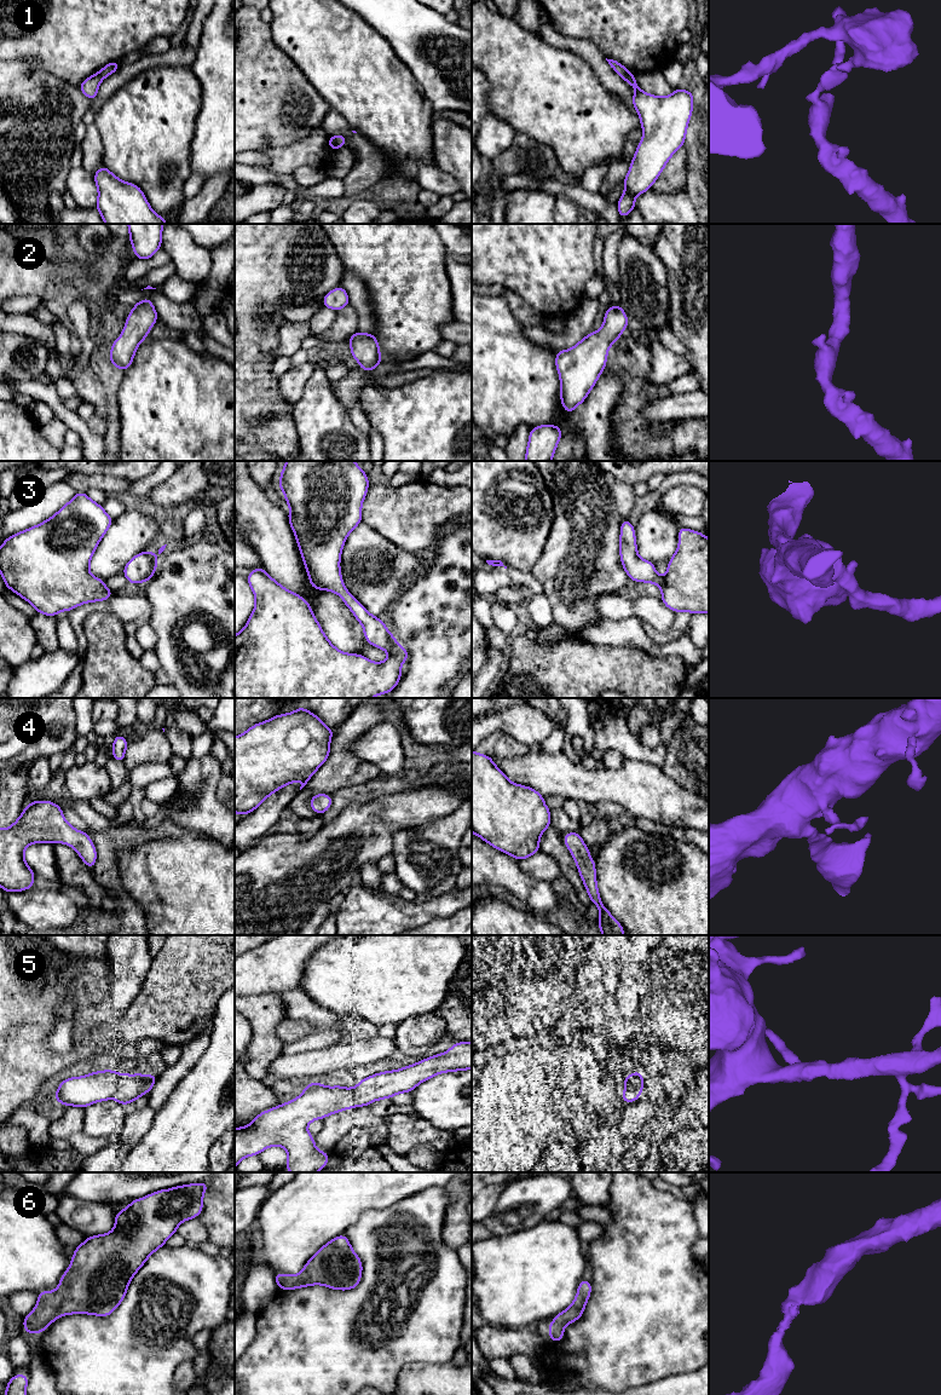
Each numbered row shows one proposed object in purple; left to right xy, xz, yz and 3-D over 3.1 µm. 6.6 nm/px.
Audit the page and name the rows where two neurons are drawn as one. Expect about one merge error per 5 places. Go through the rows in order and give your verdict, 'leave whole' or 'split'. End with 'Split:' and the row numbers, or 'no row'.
1: split
2: leave whole
3: leave whole
4: leave whole
5: leave whole
6: leave whole
Split: 1

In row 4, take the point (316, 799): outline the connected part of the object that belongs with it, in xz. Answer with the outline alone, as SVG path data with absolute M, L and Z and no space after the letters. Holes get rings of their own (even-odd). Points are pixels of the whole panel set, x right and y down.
M316 794L308 802L308 806L316 812L316 814L323 814L331 806L331 795Z

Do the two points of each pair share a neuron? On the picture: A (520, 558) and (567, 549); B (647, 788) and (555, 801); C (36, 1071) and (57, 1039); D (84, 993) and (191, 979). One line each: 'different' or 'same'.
A: different
B: different
C: different
D: different

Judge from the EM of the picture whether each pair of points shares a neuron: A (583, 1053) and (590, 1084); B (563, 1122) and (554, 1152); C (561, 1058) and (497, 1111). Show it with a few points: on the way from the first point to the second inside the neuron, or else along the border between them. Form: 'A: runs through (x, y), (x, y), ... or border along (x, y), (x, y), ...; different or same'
A: runs through (584, 1060), (589, 1066), (589, 1077); same
B: runs through (563, 1129), (561, 1145); same
C: border along (529, 1050), (542, 1067), (544, 1079), (549, 1085); different

